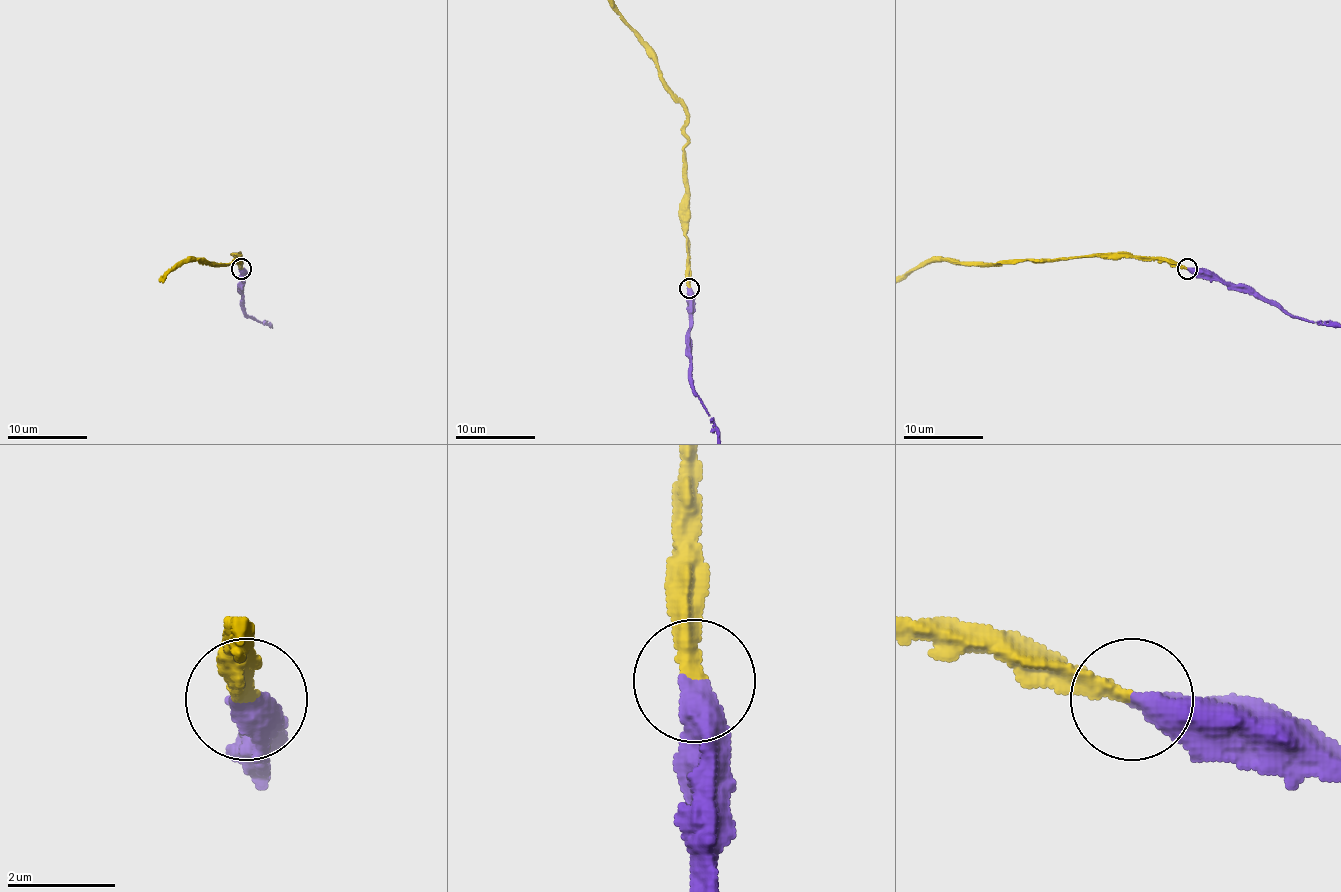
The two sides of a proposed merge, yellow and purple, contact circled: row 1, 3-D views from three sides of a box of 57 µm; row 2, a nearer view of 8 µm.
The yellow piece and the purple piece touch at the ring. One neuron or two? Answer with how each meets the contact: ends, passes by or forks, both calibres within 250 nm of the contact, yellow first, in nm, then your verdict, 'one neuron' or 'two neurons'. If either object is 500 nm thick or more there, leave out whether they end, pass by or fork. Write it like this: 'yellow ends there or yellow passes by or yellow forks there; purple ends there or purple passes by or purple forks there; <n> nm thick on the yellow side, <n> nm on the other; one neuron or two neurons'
300 nm thick on the yellow side, 500 nm on the other; one neuron

